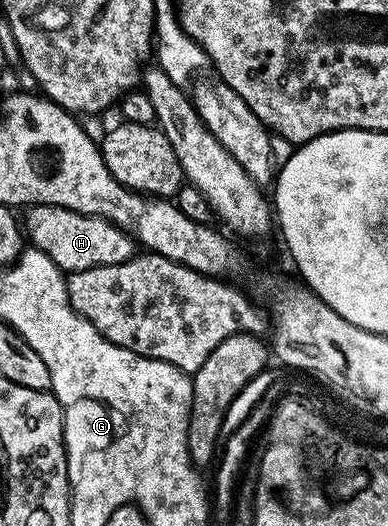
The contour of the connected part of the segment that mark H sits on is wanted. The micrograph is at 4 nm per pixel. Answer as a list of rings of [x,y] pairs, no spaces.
[[[33,204],[25,212],[28,213],[22,216],[22,224],[31,247],[42,250],[42,254],[49,256],[65,274],[90,270],[103,264],[126,262],[134,254],[133,237],[101,216],[87,216],[49,204]]]

